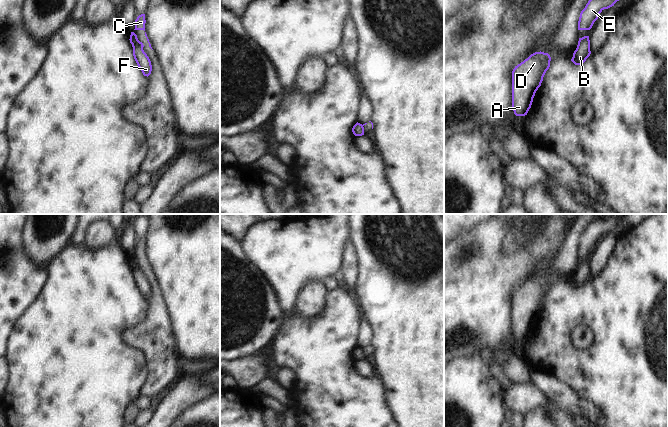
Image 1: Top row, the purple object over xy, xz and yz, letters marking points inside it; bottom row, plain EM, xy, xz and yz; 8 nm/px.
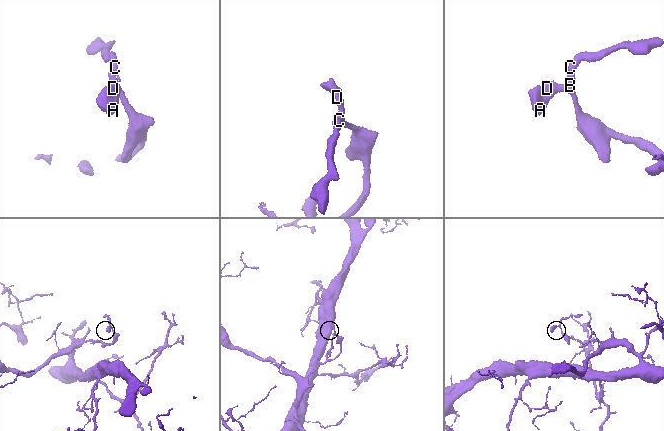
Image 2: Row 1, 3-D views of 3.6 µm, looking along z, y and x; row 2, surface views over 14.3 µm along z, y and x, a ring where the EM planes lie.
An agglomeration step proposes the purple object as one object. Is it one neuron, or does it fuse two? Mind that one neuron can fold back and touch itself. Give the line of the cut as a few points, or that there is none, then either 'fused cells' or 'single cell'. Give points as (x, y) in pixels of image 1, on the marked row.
cut xy (137, 40), (142, 48); fused cells

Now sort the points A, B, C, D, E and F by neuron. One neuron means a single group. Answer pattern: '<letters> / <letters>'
A B D F / C E

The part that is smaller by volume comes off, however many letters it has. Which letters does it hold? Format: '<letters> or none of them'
C, E

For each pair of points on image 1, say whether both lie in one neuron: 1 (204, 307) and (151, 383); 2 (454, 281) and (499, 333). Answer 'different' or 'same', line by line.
1: different
2: same

